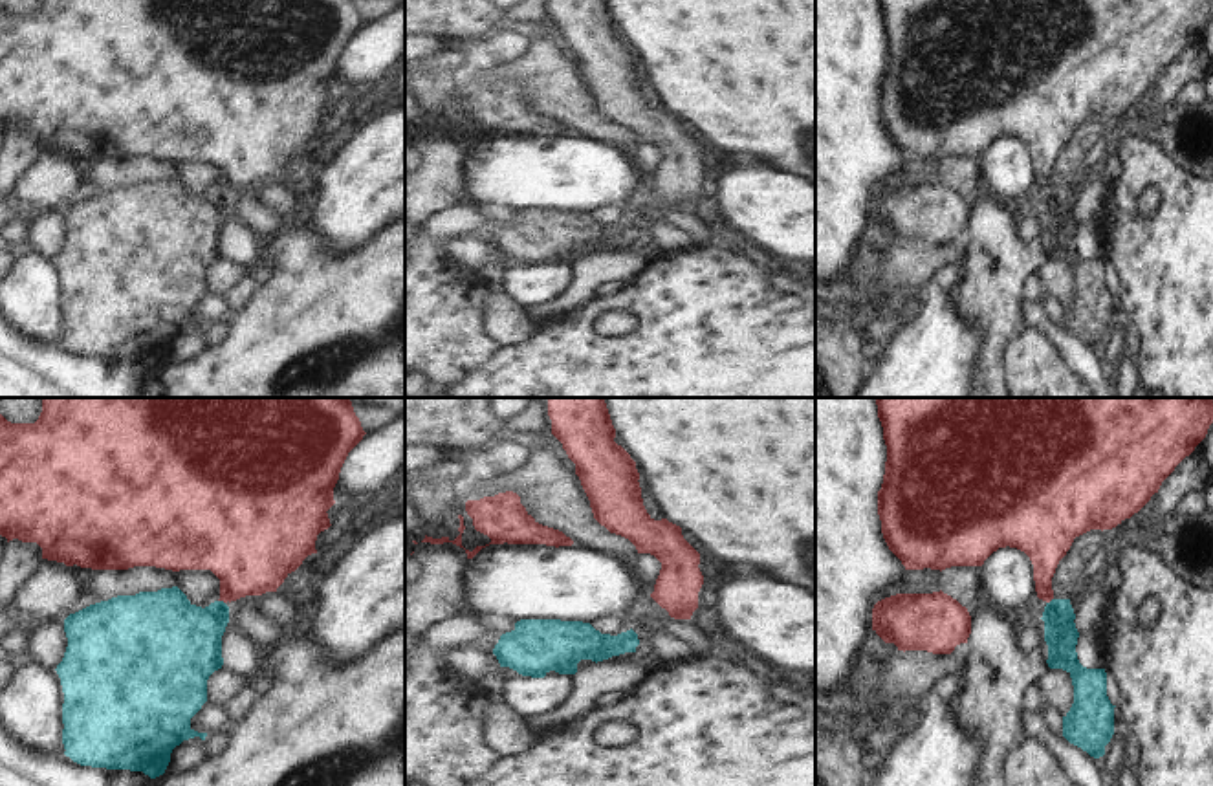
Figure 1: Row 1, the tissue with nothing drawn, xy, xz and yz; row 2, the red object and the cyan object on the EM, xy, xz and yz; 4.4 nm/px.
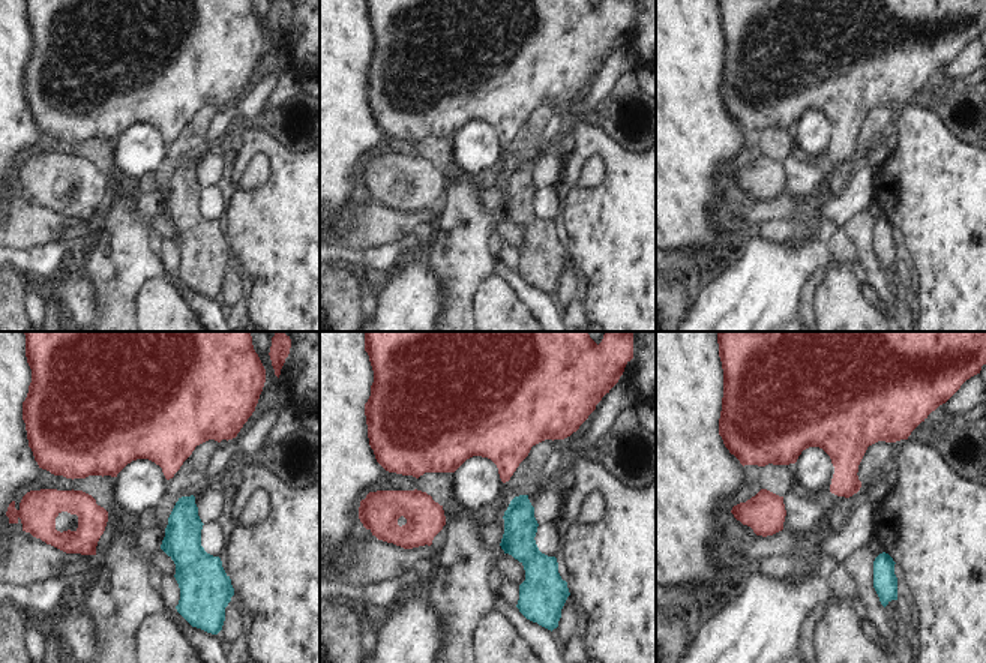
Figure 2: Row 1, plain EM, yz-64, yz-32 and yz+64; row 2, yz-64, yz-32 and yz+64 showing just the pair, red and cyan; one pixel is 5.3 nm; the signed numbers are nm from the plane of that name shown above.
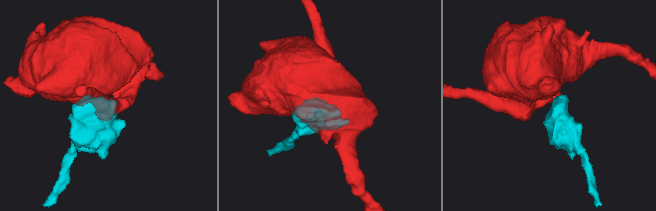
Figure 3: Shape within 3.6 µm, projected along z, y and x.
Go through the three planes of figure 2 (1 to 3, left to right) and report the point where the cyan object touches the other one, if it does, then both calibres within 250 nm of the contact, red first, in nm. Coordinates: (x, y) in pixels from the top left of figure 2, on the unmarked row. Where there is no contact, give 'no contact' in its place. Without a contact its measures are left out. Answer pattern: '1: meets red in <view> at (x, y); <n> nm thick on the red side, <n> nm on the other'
1: no contact
2: no contact
3: no contact

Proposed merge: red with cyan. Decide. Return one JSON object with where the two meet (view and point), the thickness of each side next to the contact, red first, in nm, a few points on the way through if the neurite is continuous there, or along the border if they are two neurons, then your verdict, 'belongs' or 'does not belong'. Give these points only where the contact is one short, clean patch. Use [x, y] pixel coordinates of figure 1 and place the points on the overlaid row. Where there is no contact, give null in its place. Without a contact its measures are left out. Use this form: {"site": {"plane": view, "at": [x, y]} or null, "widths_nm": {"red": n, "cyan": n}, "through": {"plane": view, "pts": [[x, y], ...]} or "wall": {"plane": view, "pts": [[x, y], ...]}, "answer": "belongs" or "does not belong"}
{"site": {"plane": "xy", "at": [222, 600]}, "widths_nm": {"red": 380, "cyan": 340}, "wall": {"plane": "xy", "pts": [[218, 600], [224, 603]]}, "answer": "does not belong"}

